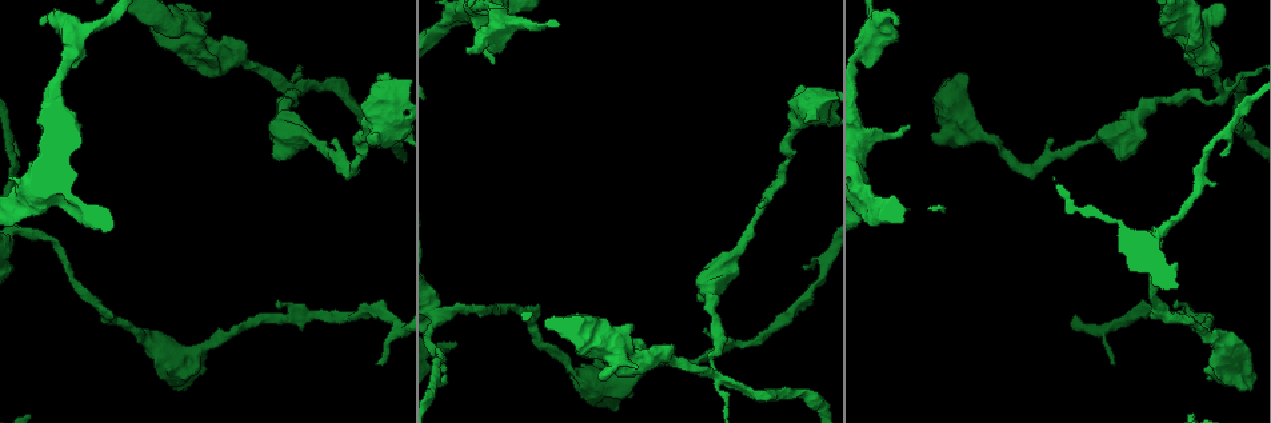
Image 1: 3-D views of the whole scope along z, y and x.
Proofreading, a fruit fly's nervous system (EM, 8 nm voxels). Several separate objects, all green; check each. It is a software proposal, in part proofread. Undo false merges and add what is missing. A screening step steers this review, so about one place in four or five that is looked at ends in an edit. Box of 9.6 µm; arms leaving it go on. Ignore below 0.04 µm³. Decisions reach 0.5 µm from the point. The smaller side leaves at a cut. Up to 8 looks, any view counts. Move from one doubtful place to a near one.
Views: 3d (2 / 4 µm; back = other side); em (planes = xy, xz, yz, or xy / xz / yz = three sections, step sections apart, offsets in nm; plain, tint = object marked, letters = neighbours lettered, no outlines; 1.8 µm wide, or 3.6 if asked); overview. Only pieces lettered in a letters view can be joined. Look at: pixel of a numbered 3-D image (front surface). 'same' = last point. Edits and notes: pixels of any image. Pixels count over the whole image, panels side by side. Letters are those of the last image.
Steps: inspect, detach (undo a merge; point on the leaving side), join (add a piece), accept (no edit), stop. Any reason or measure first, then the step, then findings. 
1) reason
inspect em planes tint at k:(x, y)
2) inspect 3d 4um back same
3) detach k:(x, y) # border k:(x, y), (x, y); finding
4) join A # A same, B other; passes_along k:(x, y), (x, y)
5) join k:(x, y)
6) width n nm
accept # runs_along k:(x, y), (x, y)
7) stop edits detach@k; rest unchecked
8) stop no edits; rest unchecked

inspect 3d 4um at 1:(285, 114)

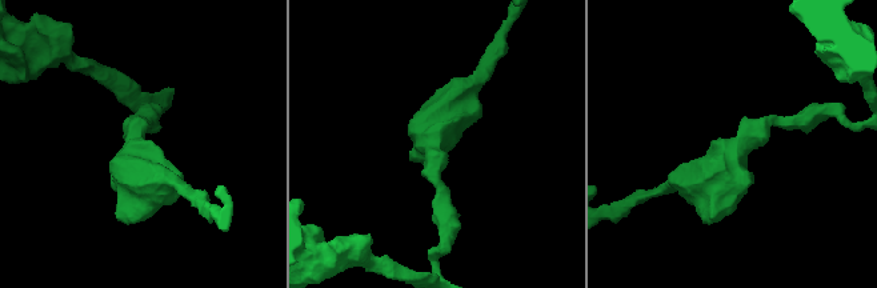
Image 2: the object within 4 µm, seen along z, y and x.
arm_widths 180, 550 nm
inspect em yz step 8 tint at 2:(133, 144)

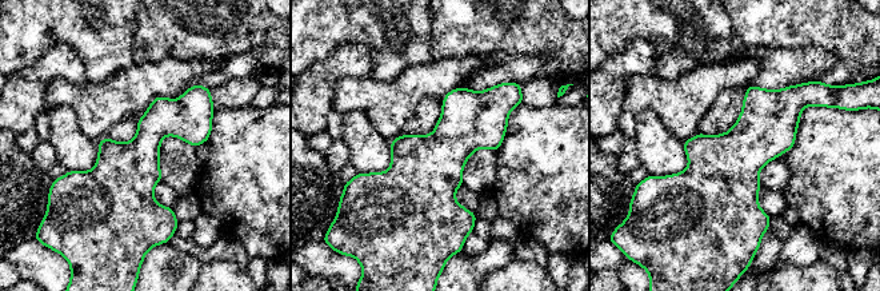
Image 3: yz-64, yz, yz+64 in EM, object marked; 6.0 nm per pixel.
what lies round it
inspect em yz step 8 letters same

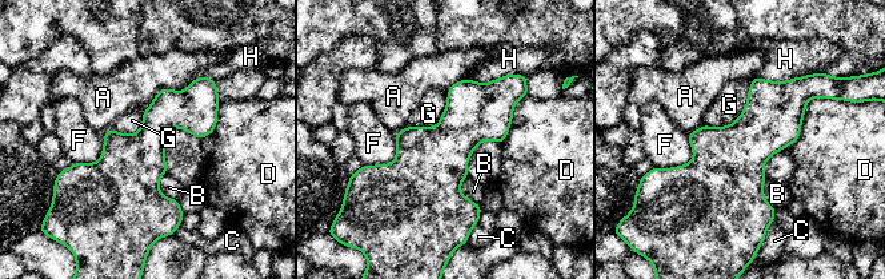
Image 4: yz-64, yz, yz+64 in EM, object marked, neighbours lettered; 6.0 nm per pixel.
accept # A other, B other, C other, D other, F other, G other, H other; border 4:(752, 80), (733, 122), (704, 126); all the same cell

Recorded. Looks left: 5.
abrupt turn
inspect 3d 4um at 1:(661, 360)

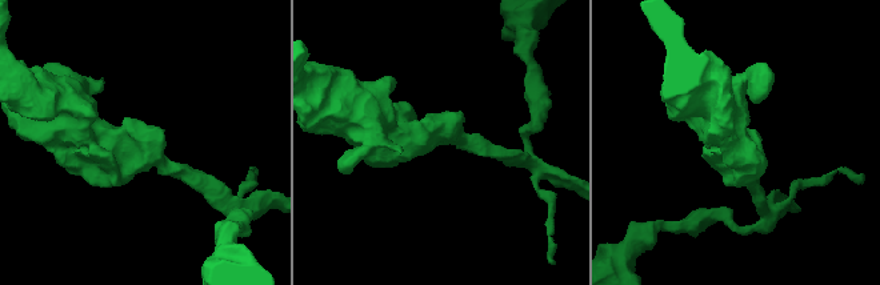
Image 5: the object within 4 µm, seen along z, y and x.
inspect em xy step 4 tint at 5:(440, 137)

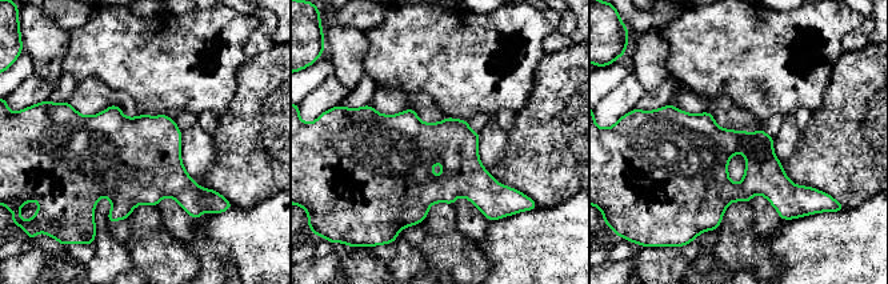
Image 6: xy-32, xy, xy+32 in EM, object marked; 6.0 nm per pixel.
cut it another way
inspect em planes letters same

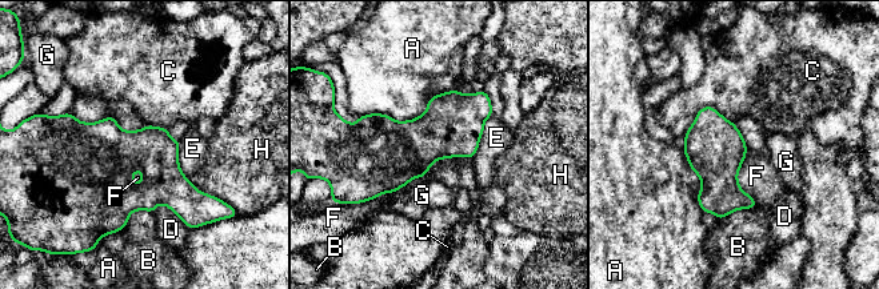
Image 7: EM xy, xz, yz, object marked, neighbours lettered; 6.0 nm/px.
accept # A other, B other, C other, D other, E other, F other, G other, H other; border 7:(747, 149), (738, 184), (756, 203); continuous, no second cell

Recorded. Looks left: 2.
an open end
inspect 3d 2um at 1:(467, 47)

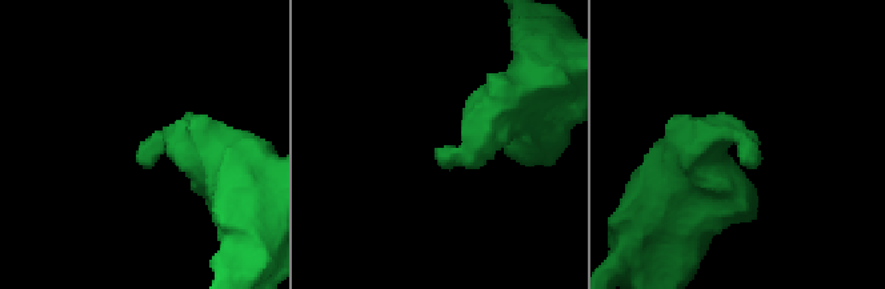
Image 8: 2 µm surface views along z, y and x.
now the EM
inspect em planes letters at 8:(741, 164)

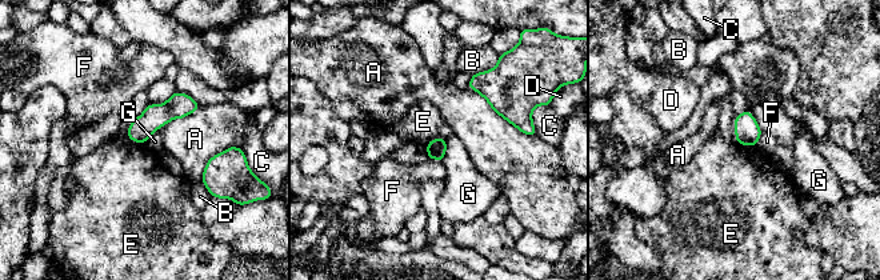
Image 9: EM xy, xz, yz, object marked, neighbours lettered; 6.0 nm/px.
accept # A other, B other, C other, D other, E other, F other, G other; runs_along 9:(194, 106), (156, 115), (131, 134); no lettered piece goes on from it

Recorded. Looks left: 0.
stop no edits; rest unchecked

